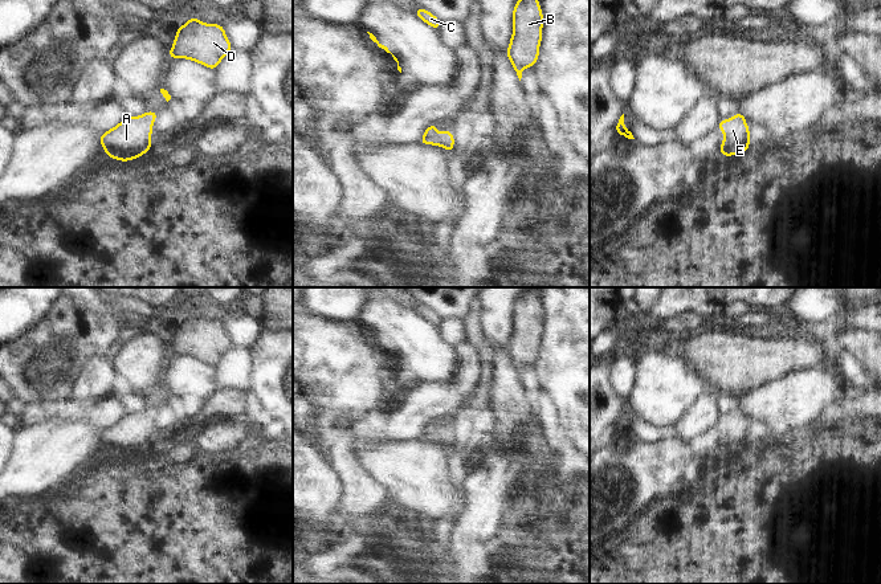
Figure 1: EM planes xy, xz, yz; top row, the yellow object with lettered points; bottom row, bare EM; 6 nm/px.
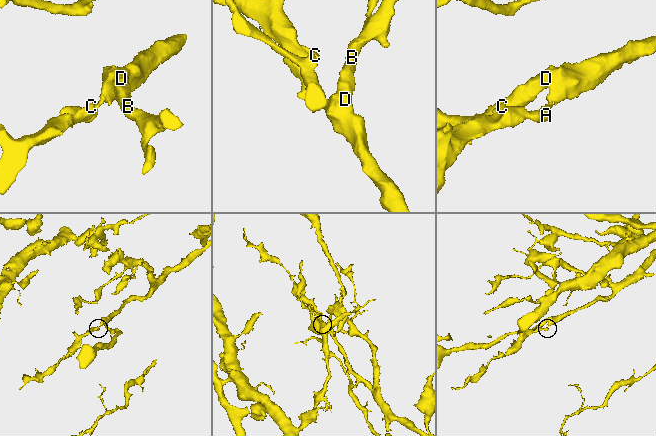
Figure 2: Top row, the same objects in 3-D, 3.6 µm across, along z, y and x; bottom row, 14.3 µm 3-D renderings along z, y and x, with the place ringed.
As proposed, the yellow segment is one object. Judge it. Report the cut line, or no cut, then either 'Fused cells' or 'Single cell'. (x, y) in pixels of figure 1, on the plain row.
No split. Single cell.

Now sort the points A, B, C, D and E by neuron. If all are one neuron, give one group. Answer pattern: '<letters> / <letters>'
A B C D E

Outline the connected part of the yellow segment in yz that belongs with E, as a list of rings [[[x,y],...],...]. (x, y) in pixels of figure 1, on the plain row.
[[[738,409],[731,416],[721,416],[718,425],[725,430],[719,453],[734,453],[749,446],[750,425],[743,411]]]

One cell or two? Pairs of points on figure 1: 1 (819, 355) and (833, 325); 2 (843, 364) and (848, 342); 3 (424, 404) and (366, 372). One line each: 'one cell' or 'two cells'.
1: two cells
2: two cells
3: two cells

